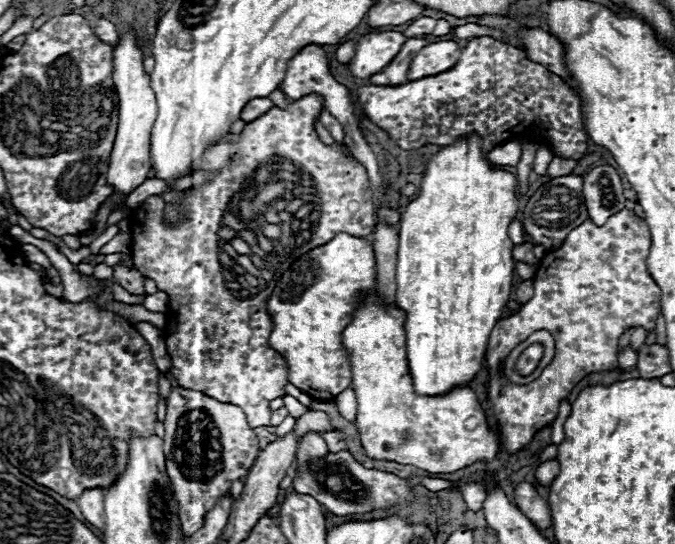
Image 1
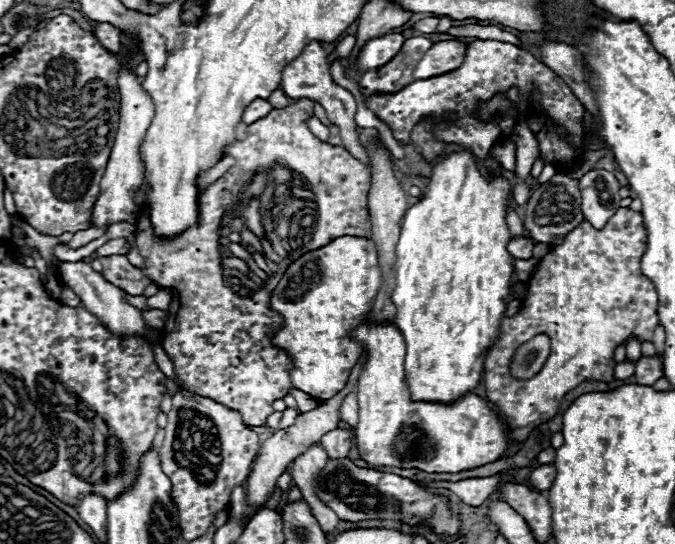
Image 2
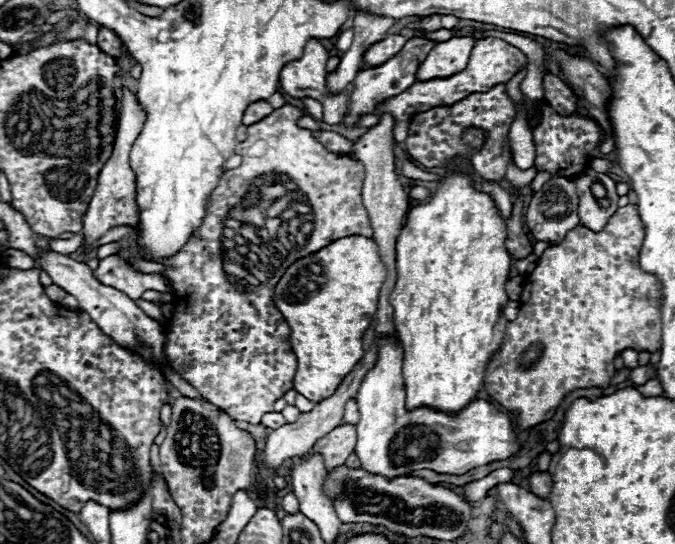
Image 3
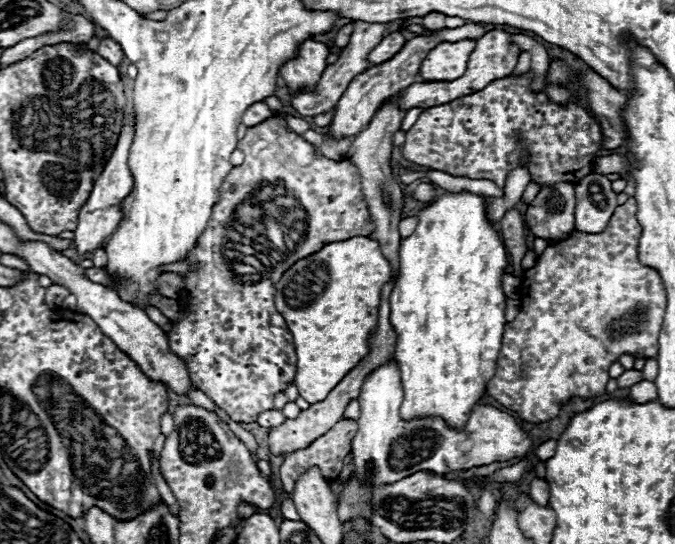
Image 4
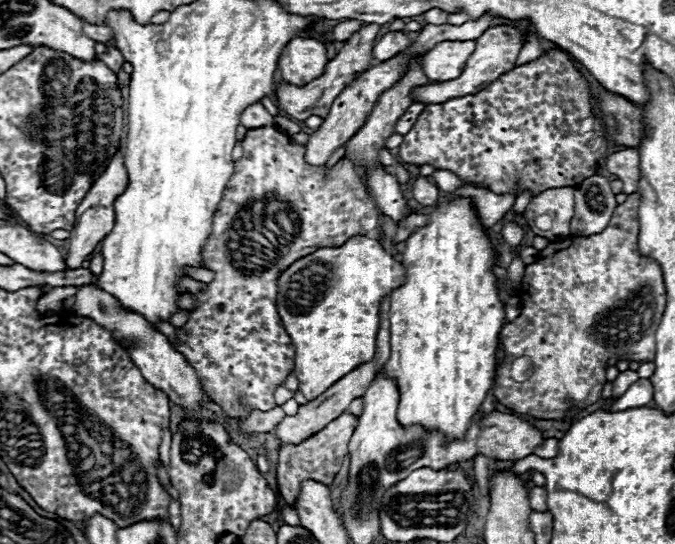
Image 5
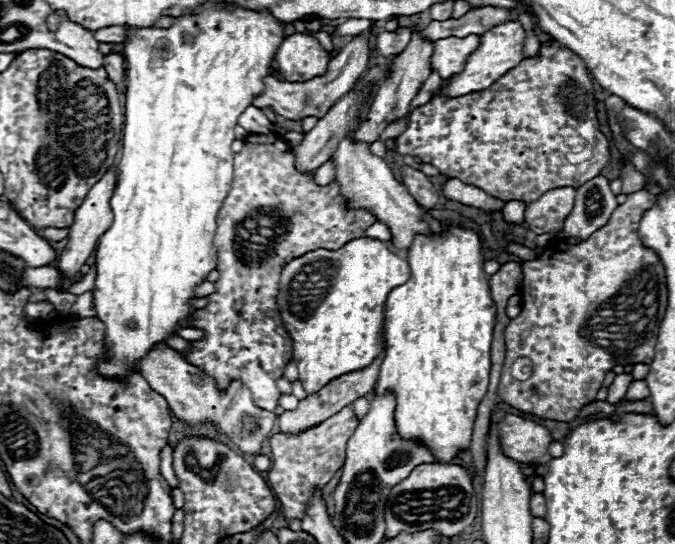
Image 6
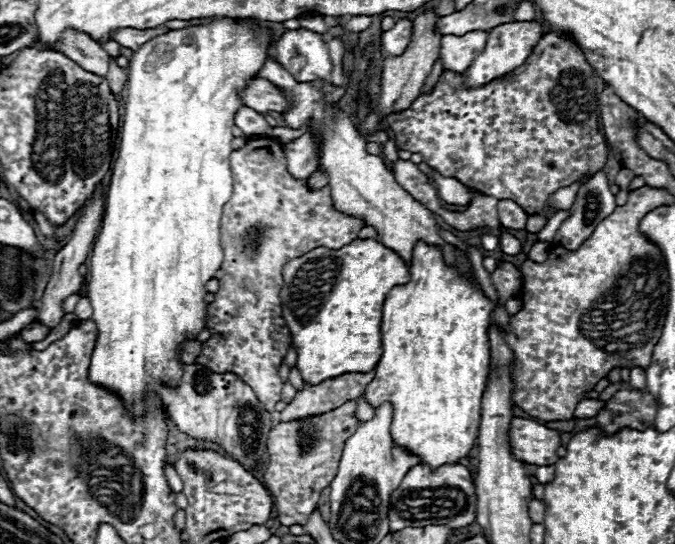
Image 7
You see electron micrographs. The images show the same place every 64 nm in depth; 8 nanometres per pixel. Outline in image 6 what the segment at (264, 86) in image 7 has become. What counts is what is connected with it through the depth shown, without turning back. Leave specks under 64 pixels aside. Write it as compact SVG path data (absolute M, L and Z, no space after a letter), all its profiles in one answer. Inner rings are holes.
M372 26L368 30L364 30L366 36L364 34L354 36L338 52L338 56L330 60L324 76L316 76L314 80L308 80L308 82L284 82L284 80L276 80L274 76L268 76L264 80L266 90L258 98L254 98L252 104L258 108L270 106L276 114L290 118L290 120L302 120L304 116L326 116L326 112L334 106L334 102L354 86L354 82L362 76L362 72L368 70L368 66L370 66L370 32L372 32Z

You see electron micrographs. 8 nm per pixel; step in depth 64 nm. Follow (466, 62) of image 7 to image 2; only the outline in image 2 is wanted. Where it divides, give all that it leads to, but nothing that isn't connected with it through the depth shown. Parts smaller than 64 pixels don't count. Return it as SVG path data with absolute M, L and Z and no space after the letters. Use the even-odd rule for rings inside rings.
M442 40L432 44L414 68L414 80L440 76L462 66L468 44L460 40Z

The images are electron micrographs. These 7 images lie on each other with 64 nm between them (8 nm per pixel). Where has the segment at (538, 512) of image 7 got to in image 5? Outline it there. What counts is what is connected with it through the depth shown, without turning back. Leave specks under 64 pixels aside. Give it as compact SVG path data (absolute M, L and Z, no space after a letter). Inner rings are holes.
M534 486L532 490L530 490L530 506L534 508L534 510L538 510L538 512L546 512L548 510L548 506L546 506L546 488L544 486Z

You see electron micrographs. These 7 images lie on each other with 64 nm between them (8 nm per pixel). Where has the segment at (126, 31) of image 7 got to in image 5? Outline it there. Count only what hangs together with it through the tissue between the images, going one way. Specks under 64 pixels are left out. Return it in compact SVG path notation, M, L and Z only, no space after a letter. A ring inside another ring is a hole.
M84 22L82 28L84 28L84 34L90 36L92 40L96 40L96 42L106 44L106 42L112 40L112 32L110 32L110 28L106 28L106 26L96 26L96 24L86 24L86 22Z

